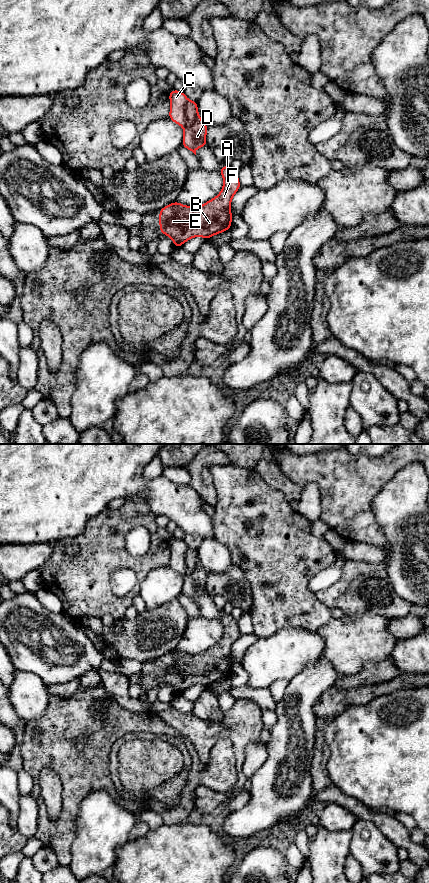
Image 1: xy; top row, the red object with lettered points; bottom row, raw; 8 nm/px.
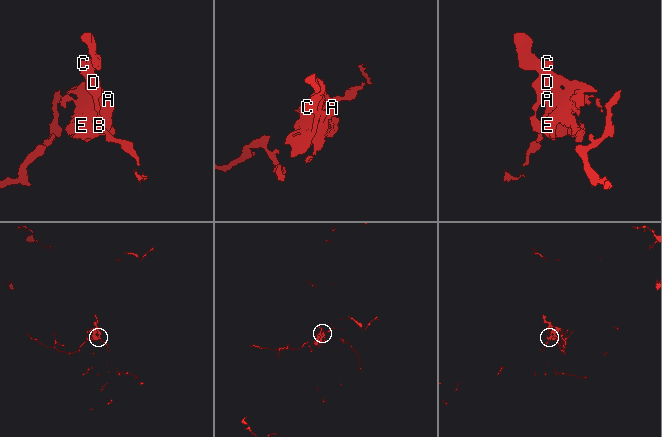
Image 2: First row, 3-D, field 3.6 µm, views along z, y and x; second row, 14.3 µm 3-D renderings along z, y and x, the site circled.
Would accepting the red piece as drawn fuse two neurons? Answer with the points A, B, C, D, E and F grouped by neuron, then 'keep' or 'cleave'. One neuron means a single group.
A B E F / C D | cleave

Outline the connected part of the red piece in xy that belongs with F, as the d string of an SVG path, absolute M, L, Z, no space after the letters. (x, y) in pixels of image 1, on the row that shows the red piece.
M223 166L219 172L224 185L217 197L202 206L189 207L175 201L159 210L160 233L171 237L175 247L182 246L195 236L208 240L230 229L233 217L230 212L231 199L241 185L231 166Z

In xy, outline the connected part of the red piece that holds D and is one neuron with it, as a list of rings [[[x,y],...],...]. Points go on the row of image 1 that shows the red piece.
[[[172,90],[169,94],[169,99],[171,102],[169,118],[184,128],[182,146],[191,150],[196,155],[196,150],[199,147],[207,145],[207,124],[200,117],[192,124],[187,123],[185,106],[188,103],[188,99],[183,92]]]

